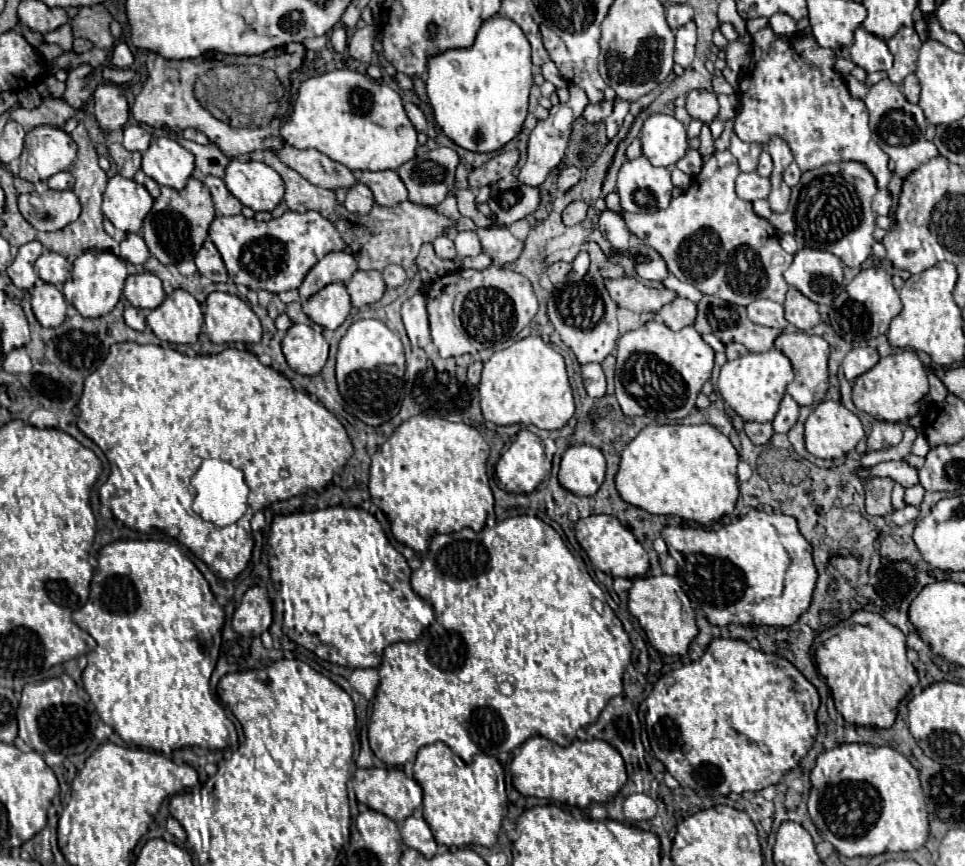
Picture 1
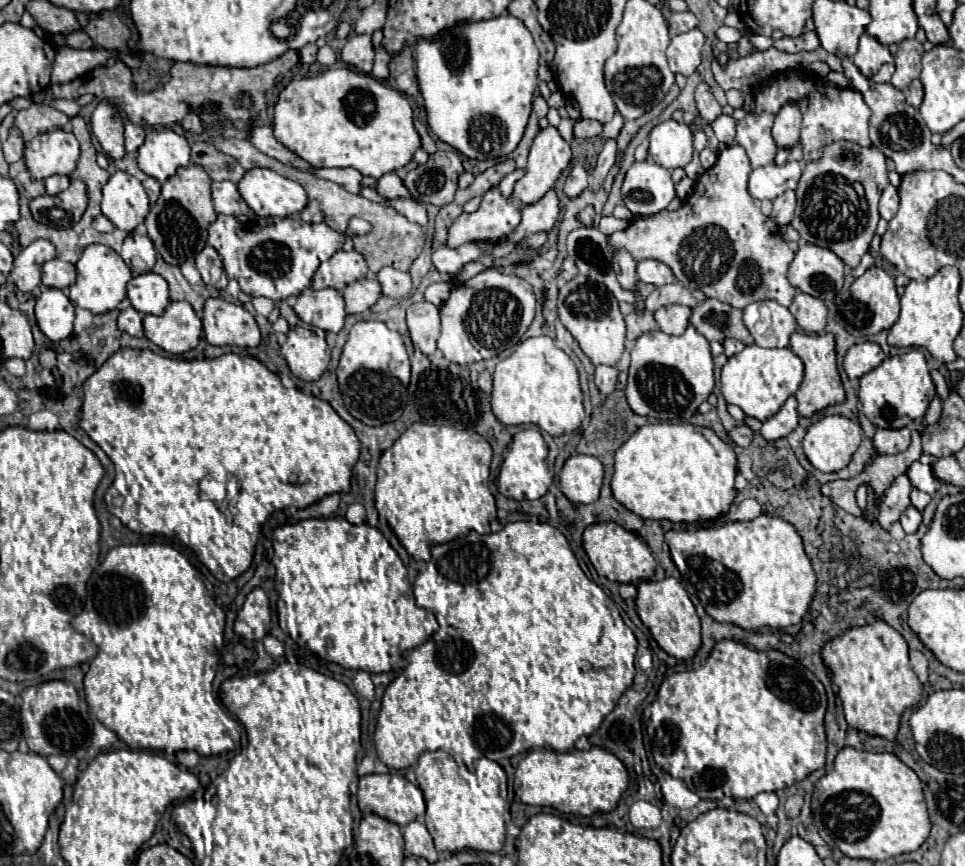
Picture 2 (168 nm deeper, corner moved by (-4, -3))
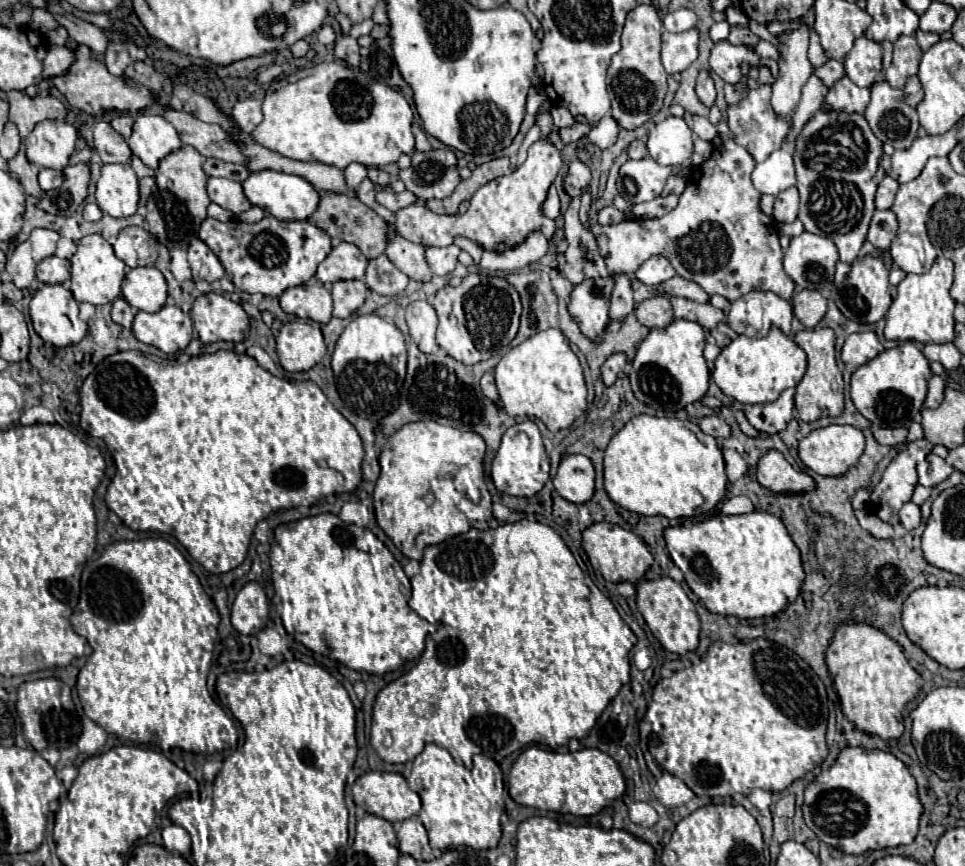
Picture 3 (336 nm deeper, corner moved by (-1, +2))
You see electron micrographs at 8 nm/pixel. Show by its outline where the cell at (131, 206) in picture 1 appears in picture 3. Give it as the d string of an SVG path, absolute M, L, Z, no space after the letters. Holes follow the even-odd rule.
M104 164L102 176L96 182L96 204L102 212L114 218L136 214L138 208L138 178L128 164Z

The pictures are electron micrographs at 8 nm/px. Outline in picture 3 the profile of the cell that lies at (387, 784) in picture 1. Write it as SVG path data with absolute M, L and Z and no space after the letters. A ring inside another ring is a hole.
M366 772L352 786L356 806L362 806L366 812L376 814L388 822L402 822L410 816L416 816L421 810L420 796L410 790L402 774L392 772Z

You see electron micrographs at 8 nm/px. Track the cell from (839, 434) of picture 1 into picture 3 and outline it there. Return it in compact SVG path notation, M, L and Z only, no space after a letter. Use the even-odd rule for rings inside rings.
M832 424L826 428L818 428L810 432L806 438L802 438L798 444L800 460L810 470L822 476L844 476L844 472L848 472L848 468L852 468L852 464L856 464L856 460L862 454L864 454L864 434L856 426Z

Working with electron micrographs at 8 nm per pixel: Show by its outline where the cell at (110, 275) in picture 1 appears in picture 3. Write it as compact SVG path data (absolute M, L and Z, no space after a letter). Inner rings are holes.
M84 236L78 240L78 250L70 260L70 272L72 272L72 294L78 302L90 302L90 304L106 304L114 302L120 296L122 280L126 276L126 264L116 258L112 246L100 236Z

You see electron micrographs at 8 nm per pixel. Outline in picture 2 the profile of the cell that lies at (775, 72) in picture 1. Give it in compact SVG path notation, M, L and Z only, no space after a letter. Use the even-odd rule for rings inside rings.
M787 69L783 73L777 73L769 77L767 81L761 81L755 89L755 109L753 113L779 113L787 101L795 101L799 105L799 111L803 113L803 125L801 125L801 147L803 147L803 161L819 161L823 157L823 149L835 141L851 141L859 143L863 147L871 147L869 141L869 119L871 109L863 101L863 95L849 87L835 87L827 81L823 81L817 75L809 75L807 71L799 69Z

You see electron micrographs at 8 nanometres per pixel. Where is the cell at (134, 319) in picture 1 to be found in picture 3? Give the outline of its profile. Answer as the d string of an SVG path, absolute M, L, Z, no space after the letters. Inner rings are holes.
M118 296L118 298L114 300L112 320L114 320L116 324L120 324L120 326L124 326L124 328L130 328L130 326L132 326L132 320L134 320L134 314L136 314L136 310L134 310L122 296Z

